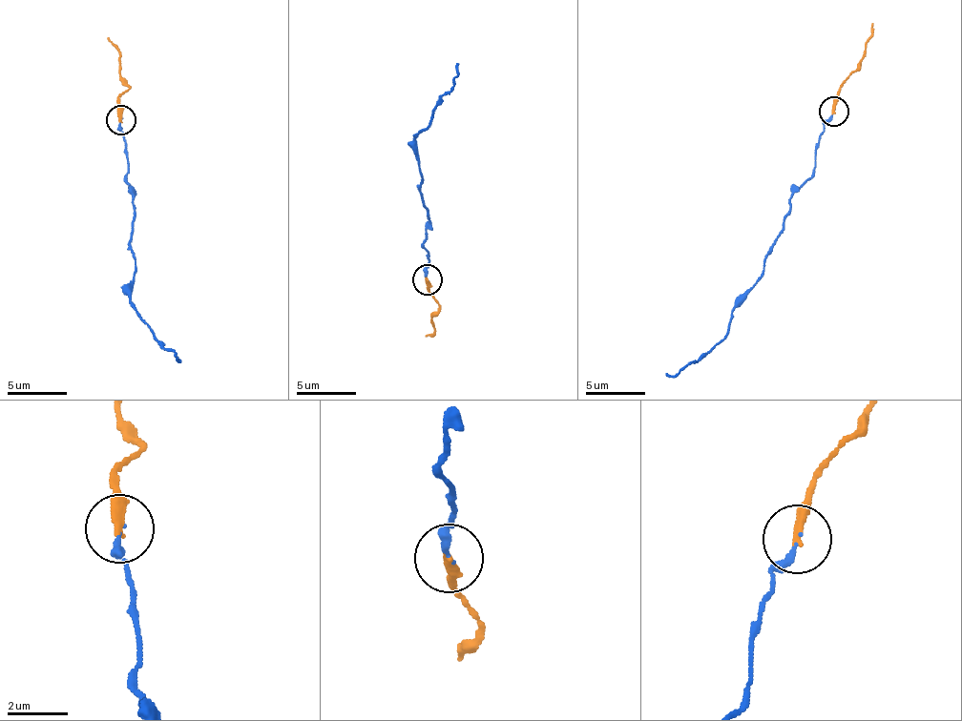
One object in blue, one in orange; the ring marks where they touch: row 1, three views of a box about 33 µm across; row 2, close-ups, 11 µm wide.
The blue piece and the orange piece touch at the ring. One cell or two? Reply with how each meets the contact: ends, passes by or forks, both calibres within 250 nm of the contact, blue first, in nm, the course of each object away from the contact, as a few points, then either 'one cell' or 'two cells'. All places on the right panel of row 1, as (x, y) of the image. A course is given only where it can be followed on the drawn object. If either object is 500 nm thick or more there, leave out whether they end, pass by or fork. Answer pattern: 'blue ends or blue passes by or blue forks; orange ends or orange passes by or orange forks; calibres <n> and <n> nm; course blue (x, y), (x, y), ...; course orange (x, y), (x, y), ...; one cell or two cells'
blue ends; orange ends; calibres 200 and 320 nm; course blue (834, 112), (814, 151), (814, 174), (792, 195), (764, 276), (719, 344), (677, 373), (665, 374); course orange (834, 112), (840, 86), (862, 60), (873, 22); one cell

